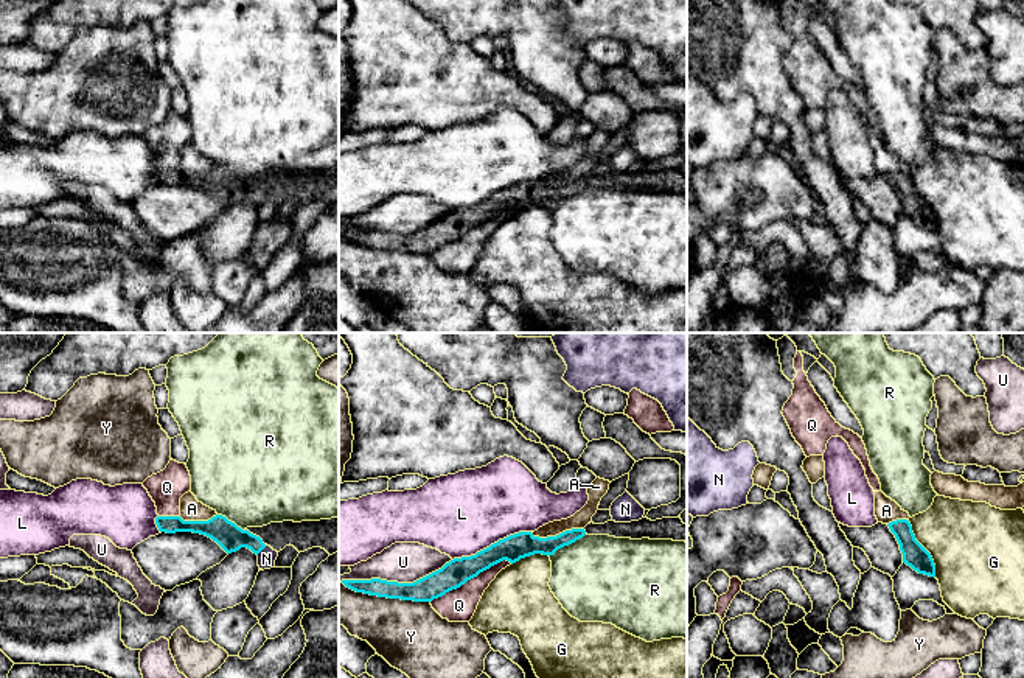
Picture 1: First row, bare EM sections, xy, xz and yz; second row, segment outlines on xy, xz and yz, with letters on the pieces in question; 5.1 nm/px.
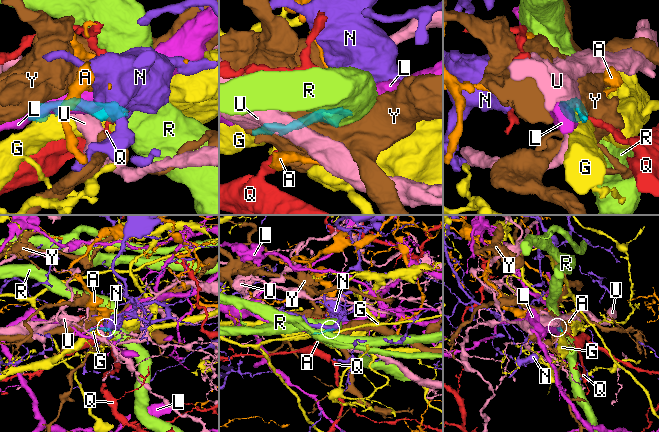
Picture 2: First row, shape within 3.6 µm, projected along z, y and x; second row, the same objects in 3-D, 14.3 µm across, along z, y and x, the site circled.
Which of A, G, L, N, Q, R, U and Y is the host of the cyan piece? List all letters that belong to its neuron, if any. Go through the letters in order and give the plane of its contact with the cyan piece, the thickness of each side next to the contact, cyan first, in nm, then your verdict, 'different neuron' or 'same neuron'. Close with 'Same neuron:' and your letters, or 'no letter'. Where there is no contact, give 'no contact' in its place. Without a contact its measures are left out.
A: contact in xz; calibres 140 and 90 nm; different neuron
G: contact in yz; calibres 120 and 440 nm; different neuron
L: contact in xz; calibres 140 and 420 nm; different neuron
N: contact in xy; calibres 140 and 100 nm; different neuron
Q: contact in xz; calibres 140 and 180 nm; different neuron
R: contact in xz; calibres 130 and 440 nm; different neuron
U: contact in xz; calibres 130 and 200 nm; different neuron
Y: contact in xz; calibres 130 and 360 nm; different neuron
Same neuron: no letter

